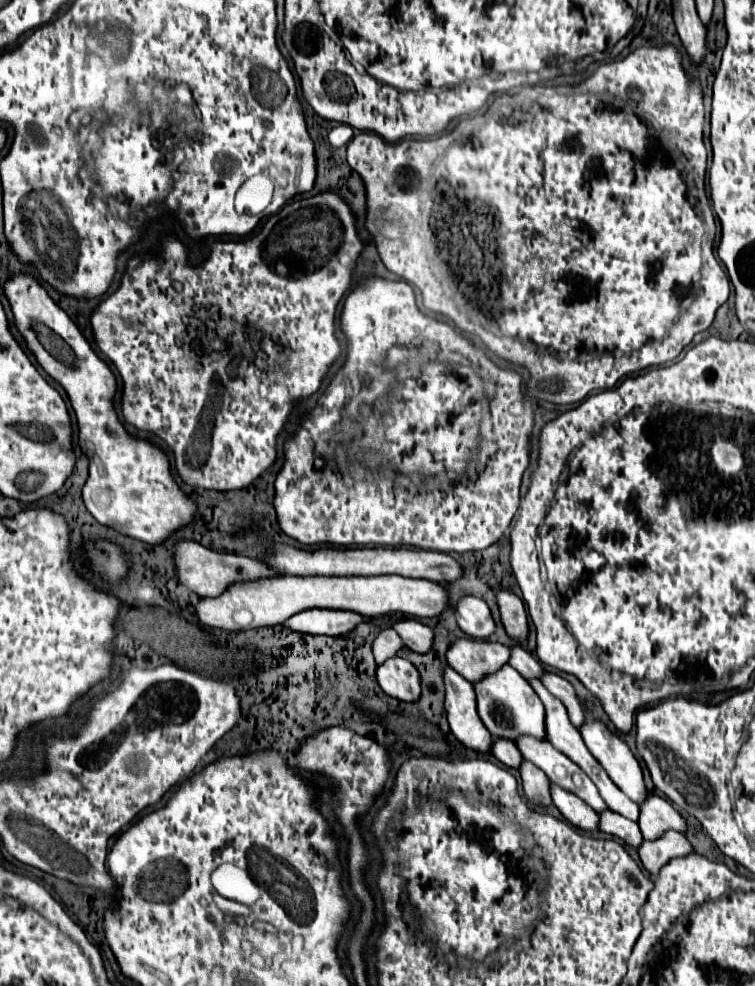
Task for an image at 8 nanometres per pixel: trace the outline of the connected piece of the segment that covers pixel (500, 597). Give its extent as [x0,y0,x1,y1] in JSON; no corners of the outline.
[496,588,528,642]

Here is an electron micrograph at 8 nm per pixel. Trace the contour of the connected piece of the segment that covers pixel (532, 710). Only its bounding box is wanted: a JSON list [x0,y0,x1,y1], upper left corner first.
[472,664,544,740]

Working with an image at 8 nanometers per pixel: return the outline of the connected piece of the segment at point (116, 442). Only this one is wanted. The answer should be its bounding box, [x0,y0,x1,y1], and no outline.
[4,274,196,544]

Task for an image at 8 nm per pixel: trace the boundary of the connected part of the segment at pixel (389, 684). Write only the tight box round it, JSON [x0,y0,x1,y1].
[376,656,420,702]

